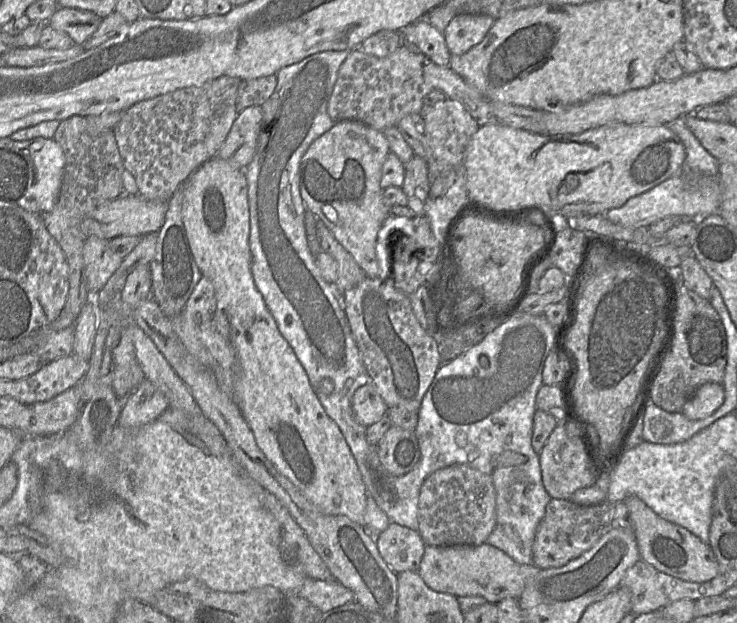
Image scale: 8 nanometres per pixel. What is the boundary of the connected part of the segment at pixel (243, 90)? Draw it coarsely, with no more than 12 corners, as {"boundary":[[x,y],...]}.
{"boundary":[[275,74],[242,81],[237,112],[263,105],[273,94]]}

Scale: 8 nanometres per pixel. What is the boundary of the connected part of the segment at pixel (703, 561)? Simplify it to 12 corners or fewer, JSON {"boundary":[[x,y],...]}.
{"boundary":[[637,496],[623,502],[640,559],[706,582],[718,564],[709,544],[661,518]]}

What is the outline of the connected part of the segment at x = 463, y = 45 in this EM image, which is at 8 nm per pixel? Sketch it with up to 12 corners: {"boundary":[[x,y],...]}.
{"boundary":[[456,14],[444,32],[451,55],[478,45],[495,20]]}

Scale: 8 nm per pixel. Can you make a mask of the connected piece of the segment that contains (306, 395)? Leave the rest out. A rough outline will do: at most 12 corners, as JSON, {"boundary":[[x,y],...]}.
{"boundary":[[245,170],[186,180],[182,219],[258,447],[366,528],[338,425],[251,272]]}

